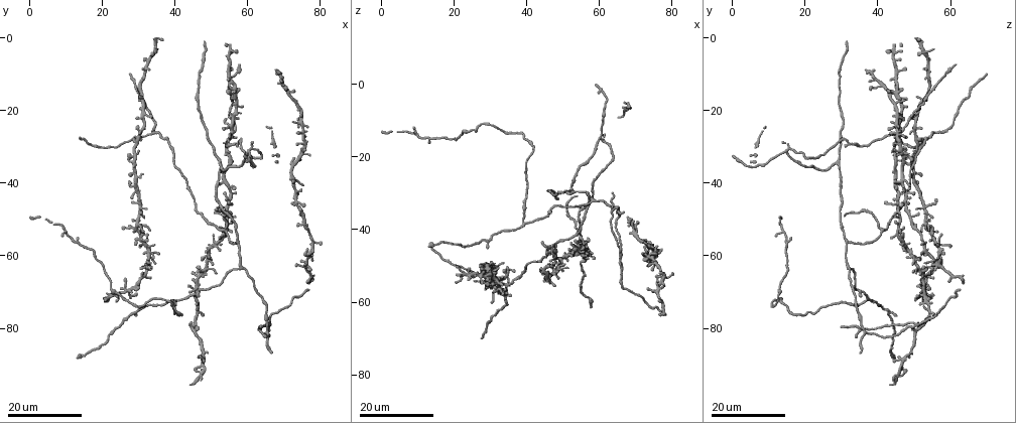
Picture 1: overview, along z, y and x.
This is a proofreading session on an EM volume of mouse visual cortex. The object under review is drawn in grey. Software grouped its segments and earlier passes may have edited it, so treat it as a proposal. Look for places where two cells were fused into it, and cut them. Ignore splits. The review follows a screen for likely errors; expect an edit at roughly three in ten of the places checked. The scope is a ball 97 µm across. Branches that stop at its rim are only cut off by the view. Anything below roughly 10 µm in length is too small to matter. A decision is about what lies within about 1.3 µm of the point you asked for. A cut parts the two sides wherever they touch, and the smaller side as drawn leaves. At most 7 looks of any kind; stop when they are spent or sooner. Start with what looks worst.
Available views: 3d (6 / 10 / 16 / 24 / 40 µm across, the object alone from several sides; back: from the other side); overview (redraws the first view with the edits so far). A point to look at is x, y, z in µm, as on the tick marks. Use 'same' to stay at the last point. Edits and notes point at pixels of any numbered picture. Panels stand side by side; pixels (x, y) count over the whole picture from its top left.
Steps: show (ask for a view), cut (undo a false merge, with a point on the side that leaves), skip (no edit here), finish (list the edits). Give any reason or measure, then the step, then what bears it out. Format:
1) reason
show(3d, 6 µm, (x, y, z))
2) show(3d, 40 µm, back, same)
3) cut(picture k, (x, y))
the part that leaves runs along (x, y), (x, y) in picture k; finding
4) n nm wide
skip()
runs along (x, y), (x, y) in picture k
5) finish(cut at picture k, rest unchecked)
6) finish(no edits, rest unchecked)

show(3d, 16 µm, (66.5, 79.0, 50.5))

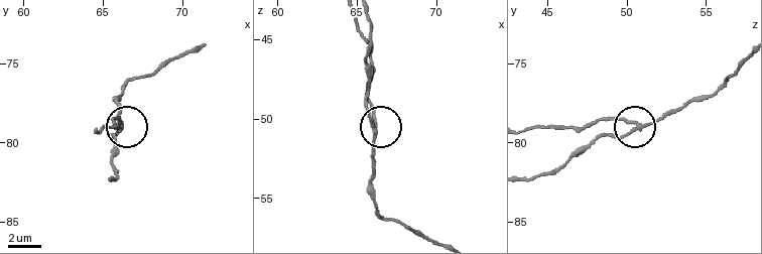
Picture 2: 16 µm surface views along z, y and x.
show(3d, 10 µm, (66.1, 78.9, 50.6))

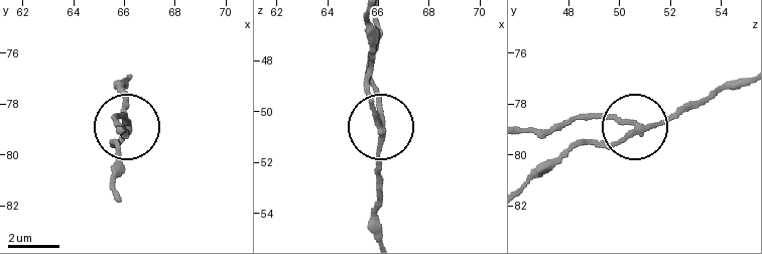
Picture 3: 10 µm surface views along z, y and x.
cut(picture 3, (378, 95))
the part that leaves runs along (379, 127), (373, 18) in picture 3; a second cell is stuck on

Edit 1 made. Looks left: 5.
three-way junction
show(3d, 24 µm, (58.0, 63.5, 31.5))

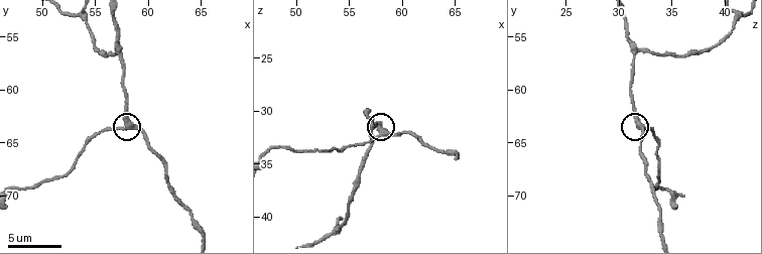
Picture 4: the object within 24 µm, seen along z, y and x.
show(3d, 6 µm, (58.0, 63.4, 32.0))

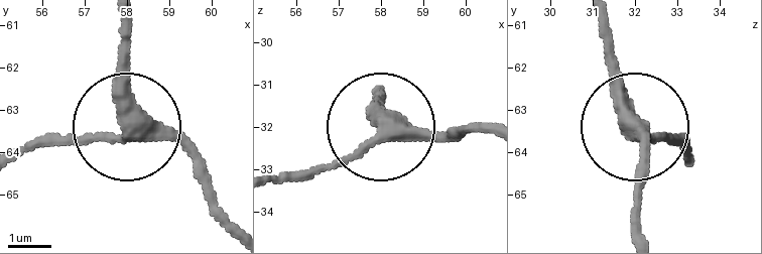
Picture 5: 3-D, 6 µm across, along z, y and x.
skip()
runs along (120, 16), (120, 128), (48, 136) in picture 5; continuous, no second cell

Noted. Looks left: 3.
three arms meet
show(3d, 10 µm, (53.2, 53.0, 41.6))

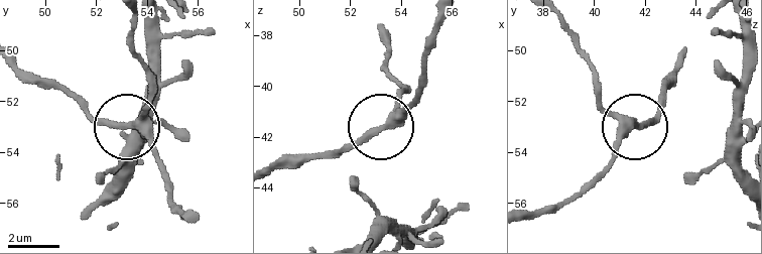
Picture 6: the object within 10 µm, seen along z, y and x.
show(3d, 6 µm, (53.4, 52.9, 41.5))

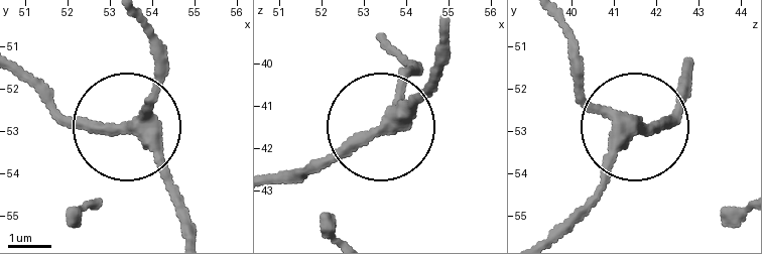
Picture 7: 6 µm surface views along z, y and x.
side arm 16 µm; 3 arms
skip()
all the same cell

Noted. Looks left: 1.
finish(cut at picture 3, rest unchecked)

